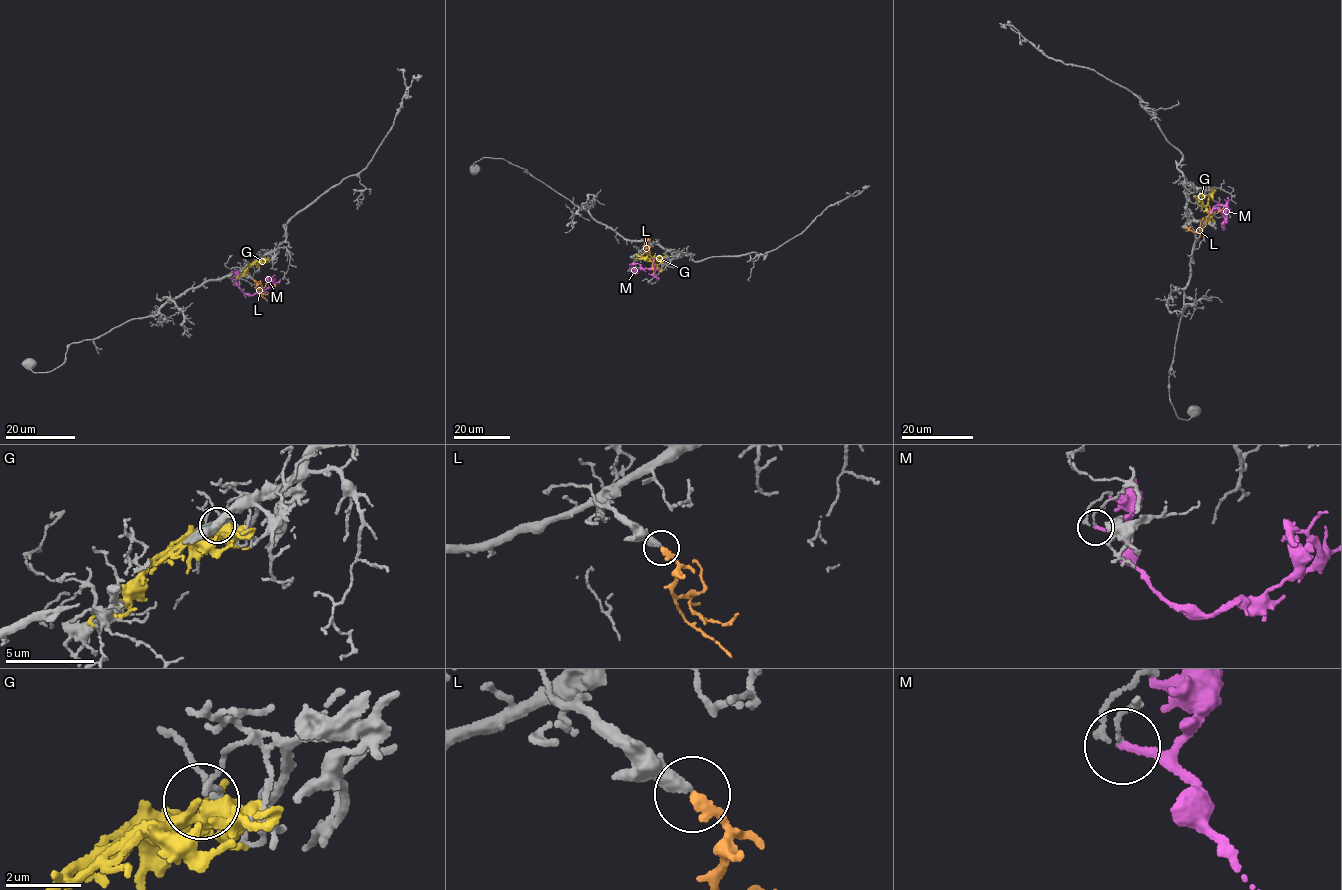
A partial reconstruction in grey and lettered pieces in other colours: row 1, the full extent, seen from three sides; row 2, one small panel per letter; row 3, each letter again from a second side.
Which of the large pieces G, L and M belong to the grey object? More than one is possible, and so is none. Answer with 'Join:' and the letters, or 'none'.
Join: L

